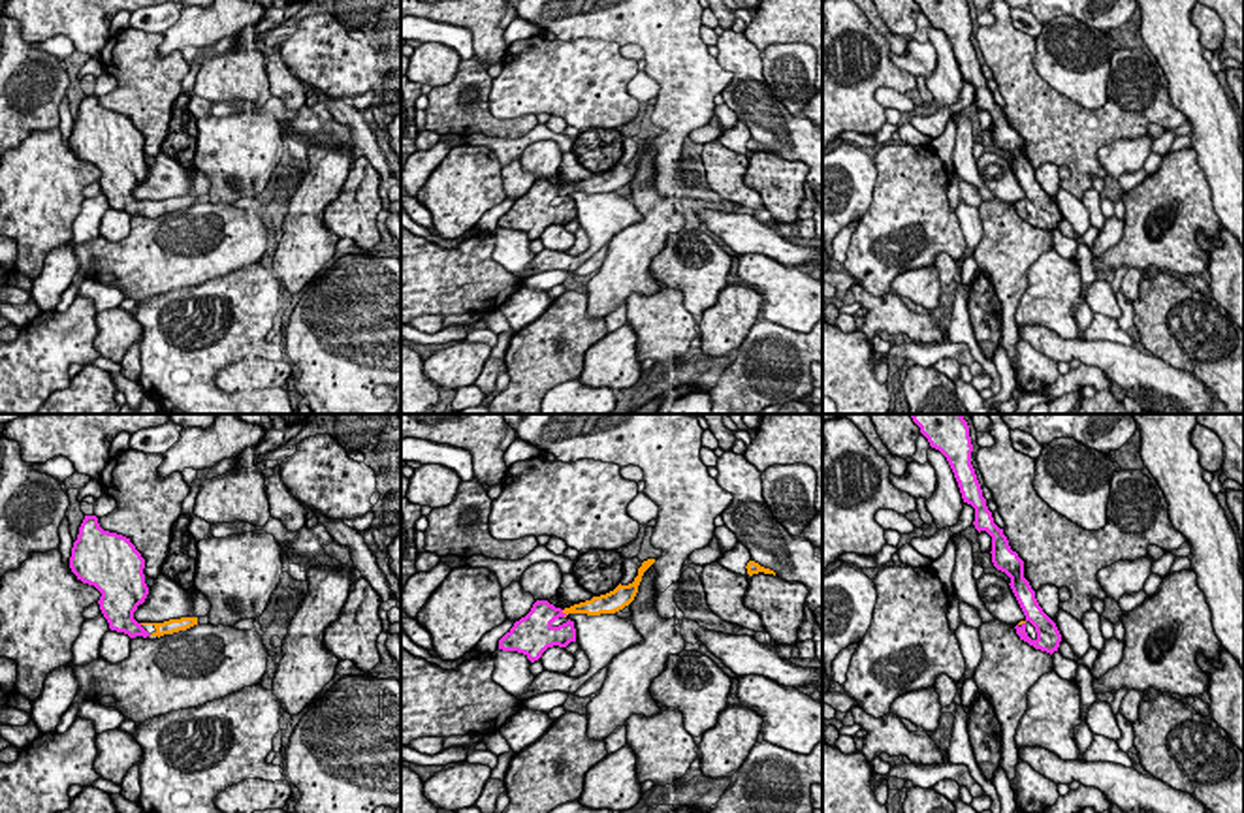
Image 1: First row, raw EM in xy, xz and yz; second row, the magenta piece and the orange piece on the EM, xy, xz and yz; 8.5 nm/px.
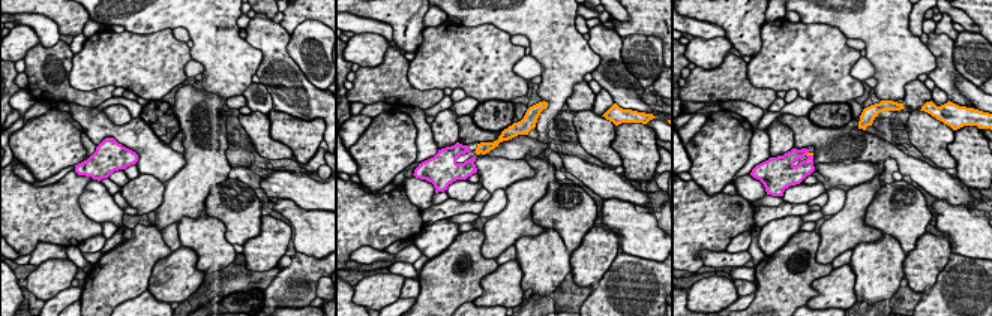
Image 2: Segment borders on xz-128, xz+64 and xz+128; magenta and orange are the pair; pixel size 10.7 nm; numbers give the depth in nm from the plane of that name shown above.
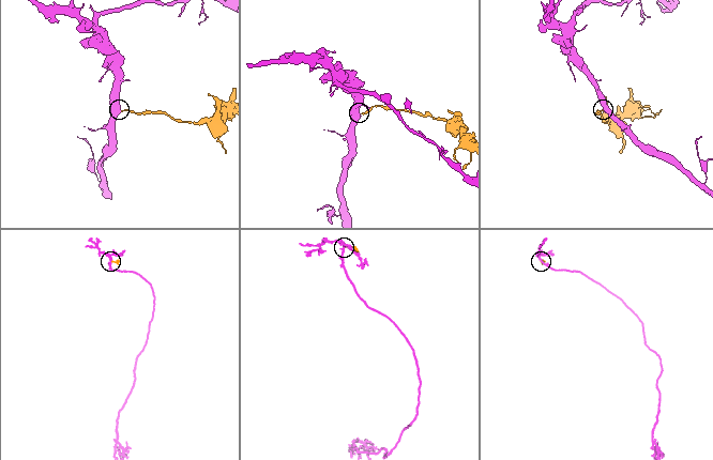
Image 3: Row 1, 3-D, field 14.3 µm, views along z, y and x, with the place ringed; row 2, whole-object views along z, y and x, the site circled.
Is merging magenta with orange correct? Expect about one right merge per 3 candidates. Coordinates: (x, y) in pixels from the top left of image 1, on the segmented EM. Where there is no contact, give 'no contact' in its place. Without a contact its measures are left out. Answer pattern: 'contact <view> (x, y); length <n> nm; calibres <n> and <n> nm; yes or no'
contact xz (565, 614); length 70 nm; calibres 220 and 140 nm; yes

